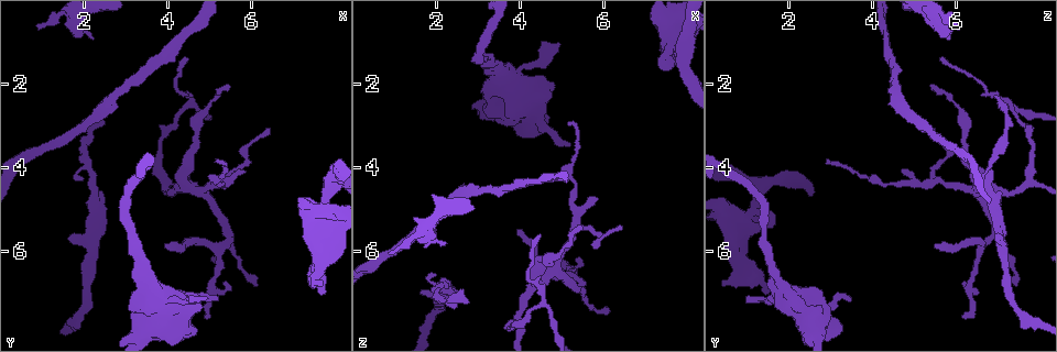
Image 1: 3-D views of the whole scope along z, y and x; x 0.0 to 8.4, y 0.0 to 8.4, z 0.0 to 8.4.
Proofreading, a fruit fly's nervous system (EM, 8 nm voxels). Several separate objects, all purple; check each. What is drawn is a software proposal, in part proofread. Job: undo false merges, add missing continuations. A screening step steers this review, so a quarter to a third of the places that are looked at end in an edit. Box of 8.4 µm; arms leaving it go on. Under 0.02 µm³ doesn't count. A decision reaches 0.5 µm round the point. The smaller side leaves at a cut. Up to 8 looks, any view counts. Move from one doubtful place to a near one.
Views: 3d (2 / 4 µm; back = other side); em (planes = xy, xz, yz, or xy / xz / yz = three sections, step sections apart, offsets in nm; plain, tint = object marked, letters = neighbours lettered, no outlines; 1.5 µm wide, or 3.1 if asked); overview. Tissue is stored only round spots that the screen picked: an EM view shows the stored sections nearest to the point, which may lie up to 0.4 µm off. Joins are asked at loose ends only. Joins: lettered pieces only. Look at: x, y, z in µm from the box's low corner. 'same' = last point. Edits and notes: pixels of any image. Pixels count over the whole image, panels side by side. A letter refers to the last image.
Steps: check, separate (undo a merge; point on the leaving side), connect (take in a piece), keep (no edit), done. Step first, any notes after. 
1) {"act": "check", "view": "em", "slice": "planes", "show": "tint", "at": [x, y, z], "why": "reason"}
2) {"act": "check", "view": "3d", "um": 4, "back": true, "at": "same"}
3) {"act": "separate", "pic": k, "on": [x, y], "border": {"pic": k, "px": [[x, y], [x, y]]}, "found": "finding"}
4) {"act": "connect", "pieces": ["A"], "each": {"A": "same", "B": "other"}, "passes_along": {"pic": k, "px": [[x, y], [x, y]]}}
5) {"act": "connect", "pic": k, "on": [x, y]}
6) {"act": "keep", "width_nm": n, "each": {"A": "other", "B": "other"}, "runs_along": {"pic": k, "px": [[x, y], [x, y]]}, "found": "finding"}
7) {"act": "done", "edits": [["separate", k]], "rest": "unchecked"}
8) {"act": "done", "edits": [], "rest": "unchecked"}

{"act": "check", "view": "em", "slice": "xy", "step": 4, "show": "tint", "at": [7.60, 5.15, 1.00], "why": "sudden change in width"}

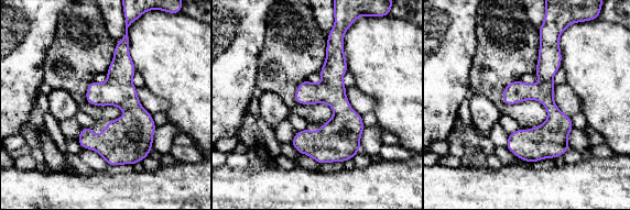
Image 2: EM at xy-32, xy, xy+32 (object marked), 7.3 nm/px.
{"act": "check", "view": "em", "slice": "planes", "show": "tint", "at": "same"}

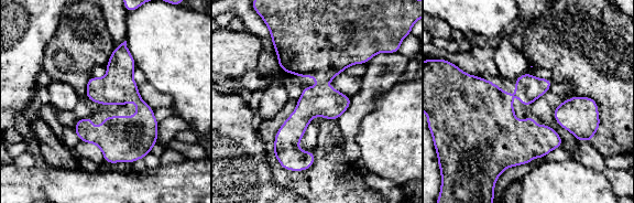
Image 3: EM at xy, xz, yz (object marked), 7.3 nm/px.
{"act": "check", "view": "em", "slice": "planes", "show": "letters", "at": "same"}

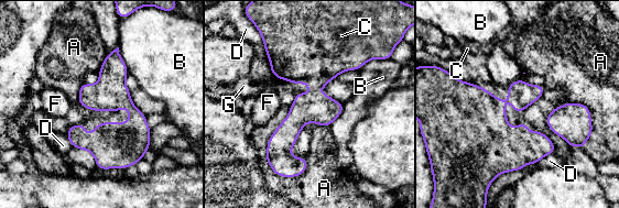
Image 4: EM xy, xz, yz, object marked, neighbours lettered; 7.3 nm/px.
{"act": "keep", "each": {"A": "other", "B": "other", "C": "other", "D": "other", "F": "other", "G": "other"}, "border": {"pic": 4, "px": [[290, 107], [265, 149]]}, "found": "all the same cell"}

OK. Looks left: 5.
{"act": "check", "view": "em", "slice": "planes", "show": "tint", "at": [5.20, 3.85, 2.90], "why": "tapers out"}

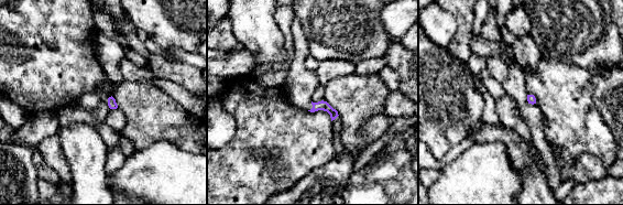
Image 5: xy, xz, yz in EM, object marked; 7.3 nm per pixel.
{"act": "check", "view": "em", "slice": "planes", "show": "letters", "at": "same", "why": "see the neighbours"}

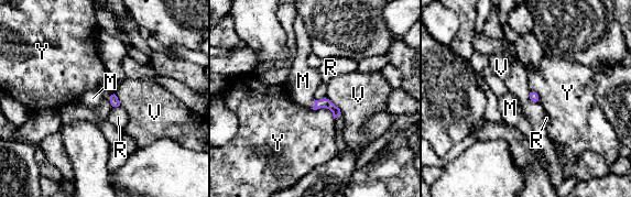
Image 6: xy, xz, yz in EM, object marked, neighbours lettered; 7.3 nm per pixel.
{"act": "connect", "pieces": ["M"], "width_nm": 60, "each": {"M": "same", "R": "other", "V": "other", "Y": "other"}, "passes_along": {"pic": 6, "px": [[325, 101], [315, 105], [303, 80]]}, "found": "the cell continues"}

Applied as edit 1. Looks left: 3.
{"act": "check", "view": "overview", "why": "see it whole again"}

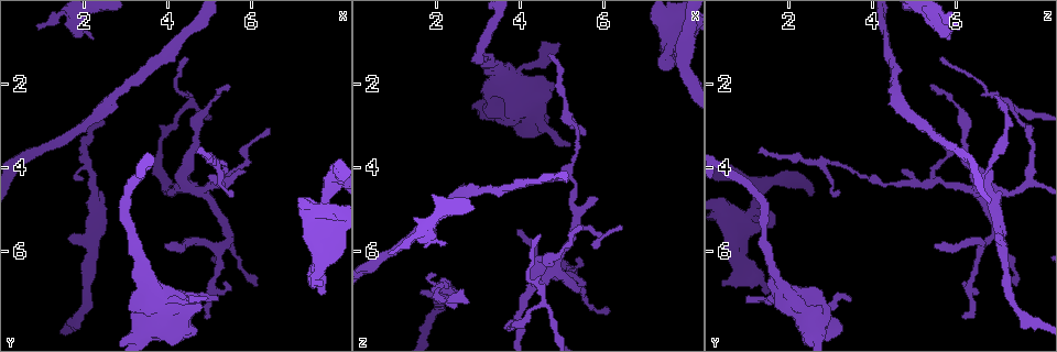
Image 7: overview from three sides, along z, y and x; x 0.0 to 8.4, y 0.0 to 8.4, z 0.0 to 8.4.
{"act": "check", "view": "em", "slice": "yz", "step": 8, "show": "tint", "at": [5.85, 4.05, 4.70], "why": "branch stops here"}

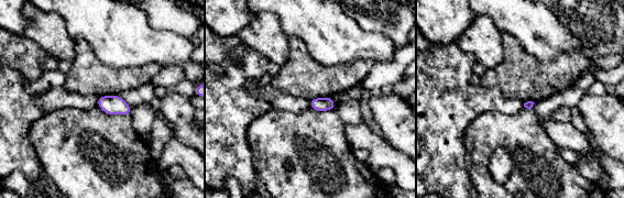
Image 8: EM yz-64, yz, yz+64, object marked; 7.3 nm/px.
{"act": "check", "view": "em", "slice": "planes", "show": "letters", "at": "same", "why": "another direction"}

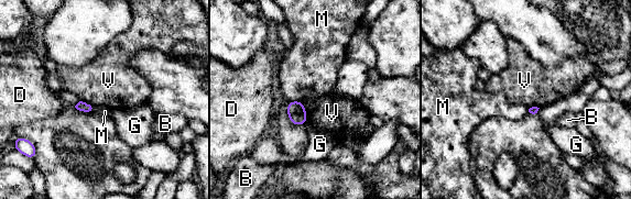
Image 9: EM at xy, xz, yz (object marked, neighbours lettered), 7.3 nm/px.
{"act": "keep", "longest_contact_nm": ["V", 190], "each": {"B": "other", "D": "other", "G": "other", "M": "other", "V": "other"}, "found": "none of them fits"}

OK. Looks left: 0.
{"act": "done", "edits": [["connect", 6]], "rest": "unchecked"}

